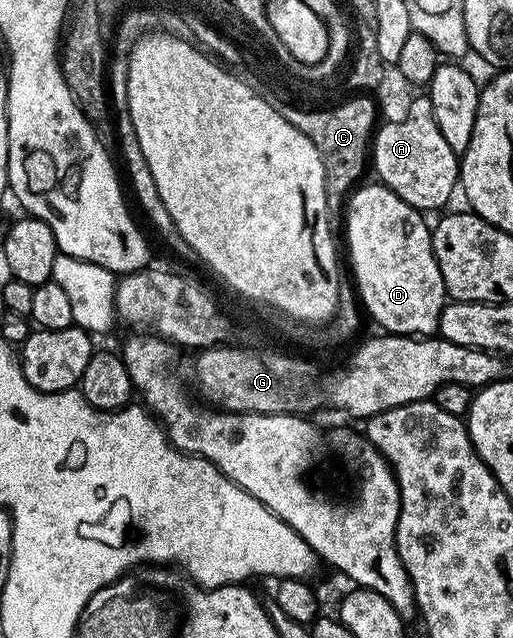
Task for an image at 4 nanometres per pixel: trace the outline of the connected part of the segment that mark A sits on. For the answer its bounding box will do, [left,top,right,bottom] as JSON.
[370,96,460,212]

